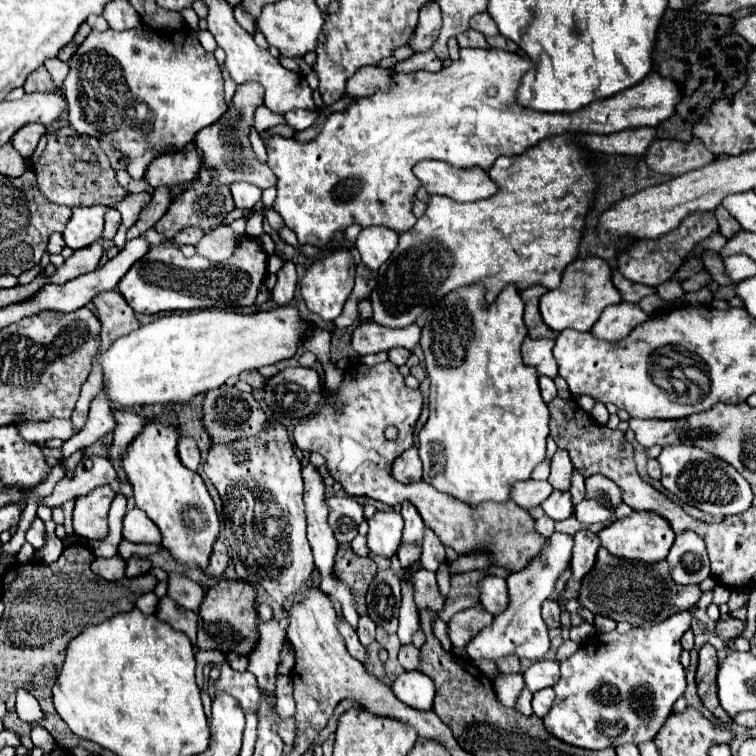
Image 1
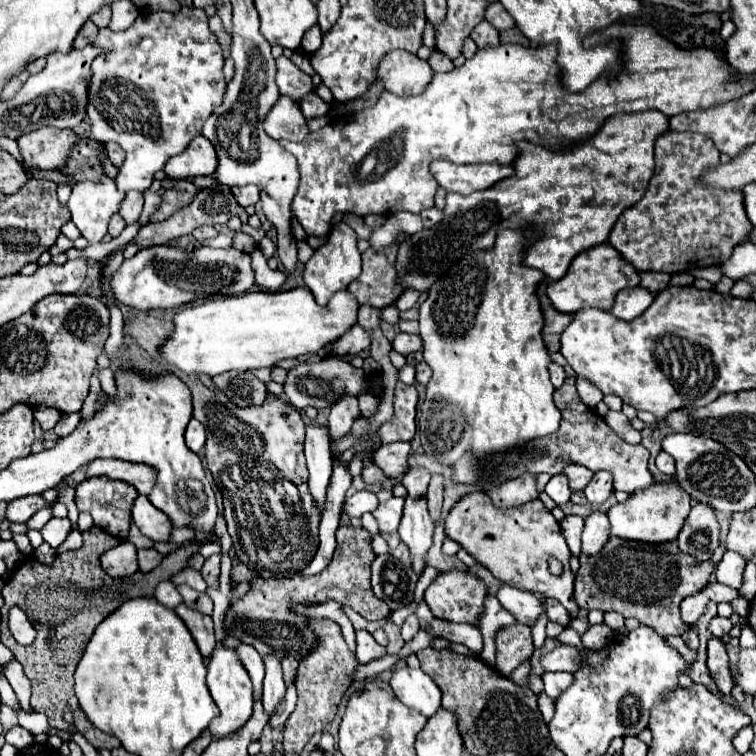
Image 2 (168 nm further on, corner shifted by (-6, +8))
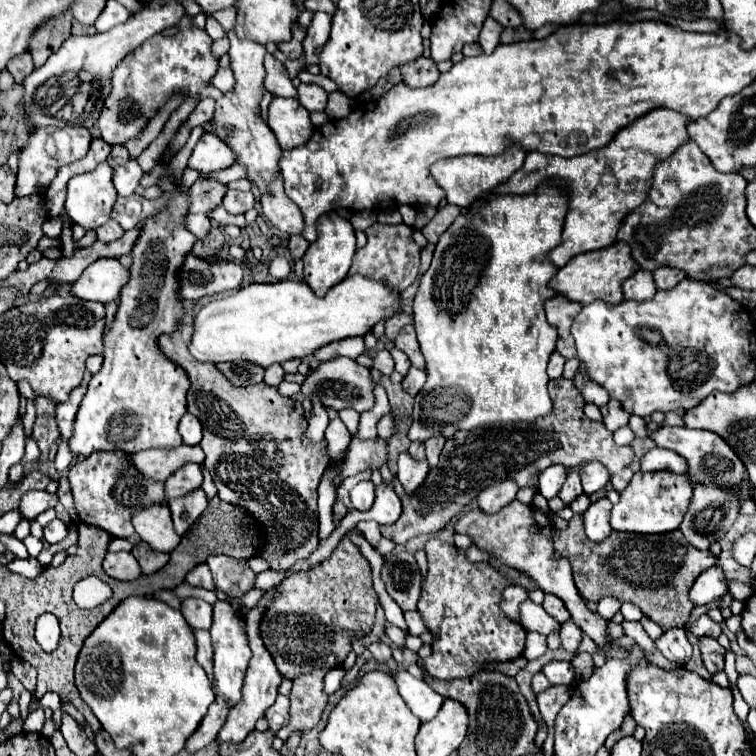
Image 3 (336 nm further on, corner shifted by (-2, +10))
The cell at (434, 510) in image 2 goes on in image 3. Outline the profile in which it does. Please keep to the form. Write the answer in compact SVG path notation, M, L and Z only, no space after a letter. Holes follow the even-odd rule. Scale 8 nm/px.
M432 436L430 440L424 442L426 444L426 458L430 462L430 468L434 468L438 464L438 456L444 448L444 442L446 442L446 438L442 438L442 436Z

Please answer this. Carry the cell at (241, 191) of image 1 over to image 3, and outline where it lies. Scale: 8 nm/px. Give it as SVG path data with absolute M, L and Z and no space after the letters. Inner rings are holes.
M228 190L224 196L224 208L226 212L232 214L244 214L254 206L254 196L252 192L238 192L238 190Z

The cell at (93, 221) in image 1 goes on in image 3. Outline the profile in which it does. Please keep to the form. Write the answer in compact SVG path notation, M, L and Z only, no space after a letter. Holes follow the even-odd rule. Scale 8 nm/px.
M100 162L94 170L70 178L66 214L72 222L86 230L96 230L110 220L110 210L116 202L112 174L114 170L106 162Z

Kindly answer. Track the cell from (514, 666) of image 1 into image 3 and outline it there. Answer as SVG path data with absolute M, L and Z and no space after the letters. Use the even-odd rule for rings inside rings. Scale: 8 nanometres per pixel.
M438 538L426 542L426 554L428 574L418 612L434 642L432 656L424 660L424 670L438 680L452 680L472 676L490 662L508 662L522 656L526 630L500 610L502 592L514 582L488 562L470 562L462 548Z

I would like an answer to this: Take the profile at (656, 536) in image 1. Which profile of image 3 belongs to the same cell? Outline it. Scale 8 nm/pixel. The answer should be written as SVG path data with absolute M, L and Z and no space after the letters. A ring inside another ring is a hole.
M670 470L634 474L630 484L620 494L620 502L612 508L610 524L614 530L620 532L636 532L636 534L672 532L682 524L690 498L692 498L692 484L684 474L674 474Z

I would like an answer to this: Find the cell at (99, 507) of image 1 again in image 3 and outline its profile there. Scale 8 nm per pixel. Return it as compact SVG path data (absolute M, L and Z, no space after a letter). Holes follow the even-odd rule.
M92 452L90 458L74 462L68 470L80 522L106 530L116 538L130 538L134 534L132 516L136 512L152 504L166 504L162 482L146 480L146 476L142 476L126 456L128 454L124 452Z

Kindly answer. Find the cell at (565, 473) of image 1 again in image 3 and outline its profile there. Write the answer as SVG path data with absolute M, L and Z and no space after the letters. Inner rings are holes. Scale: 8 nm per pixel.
M570 470L568 472L568 478L562 486L562 490L558 492L558 498L568 506L576 496L582 494L582 484L580 484L580 476L578 476L578 470Z

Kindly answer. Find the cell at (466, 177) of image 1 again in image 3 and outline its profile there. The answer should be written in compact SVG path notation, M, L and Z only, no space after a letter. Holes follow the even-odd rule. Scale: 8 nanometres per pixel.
M510 148L510 152L502 152L502 156L448 156L436 160L430 172L436 182L446 190L448 204L466 208L466 204L472 204L478 196L490 192L490 188L504 184L506 178L510 178L516 170L522 168L524 158L526 152L522 152L522 148Z

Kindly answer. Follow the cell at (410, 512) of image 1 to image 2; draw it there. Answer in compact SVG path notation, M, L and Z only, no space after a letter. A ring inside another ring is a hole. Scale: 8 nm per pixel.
M410 468L402 478L402 486L408 490L408 498L424 498L428 482L430 474L426 468Z

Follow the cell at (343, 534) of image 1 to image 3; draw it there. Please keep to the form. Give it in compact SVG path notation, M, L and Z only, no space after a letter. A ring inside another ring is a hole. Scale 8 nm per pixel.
M370 480L358 482L350 490L350 500L352 500L352 506L356 510L370 510L374 504L374 484Z

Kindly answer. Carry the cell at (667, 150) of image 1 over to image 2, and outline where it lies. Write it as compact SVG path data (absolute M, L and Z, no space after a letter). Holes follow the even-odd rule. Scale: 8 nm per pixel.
M668 130L662 136L656 138L654 146L654 158L656 158L656 170L650 180L646 196L632 208L628 208L618 222L614 224L608 242L622 254L626 262L636 266L638 272L688 272L704 266L716 266L722 260L726 260L732 252L732 248L746 240L752 224L746 218L742 192L724 192L716 188L706 188L698 184L698 178L706 166L718 164L718 150L710 138L696 132L676 132Z

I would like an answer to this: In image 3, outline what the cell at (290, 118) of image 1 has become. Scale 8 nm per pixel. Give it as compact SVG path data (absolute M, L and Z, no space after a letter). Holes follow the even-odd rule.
M300 84L300 88L298 88L298 100L310 112L324 110L326 98L328 98L328 94L318 84Z

